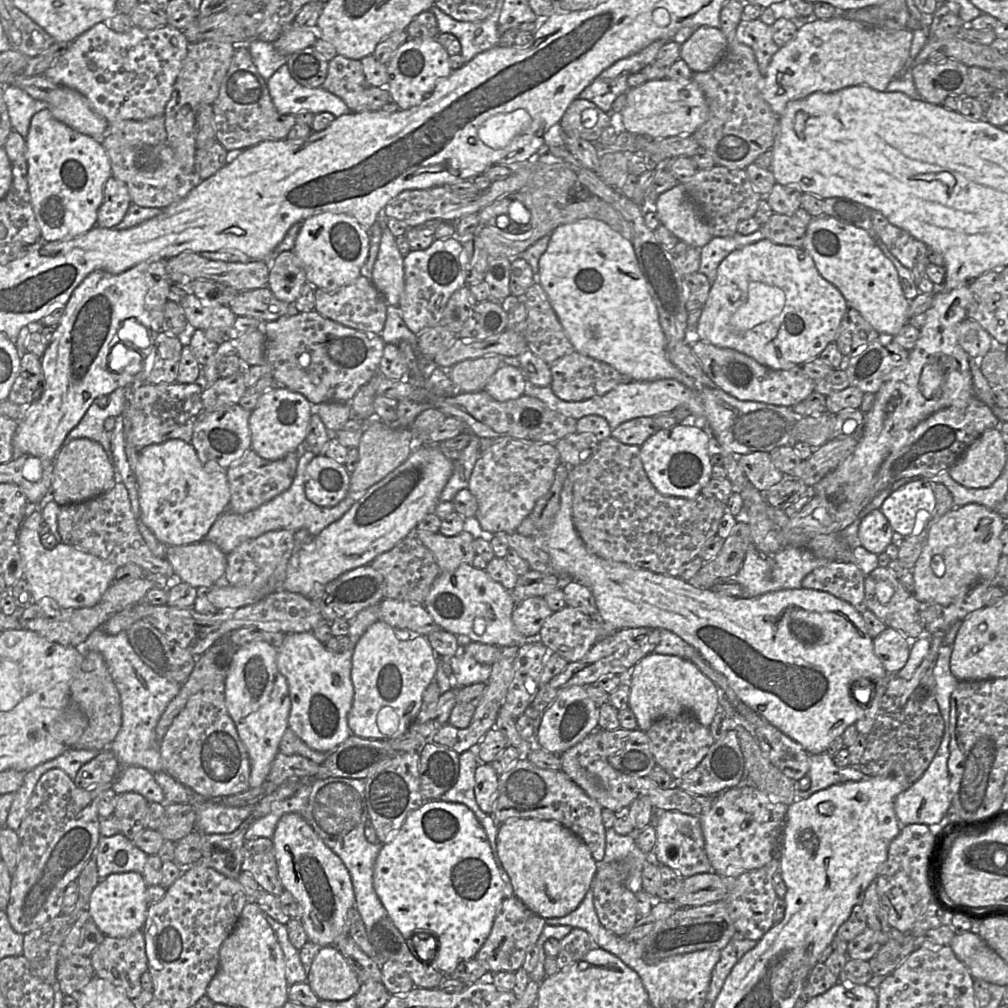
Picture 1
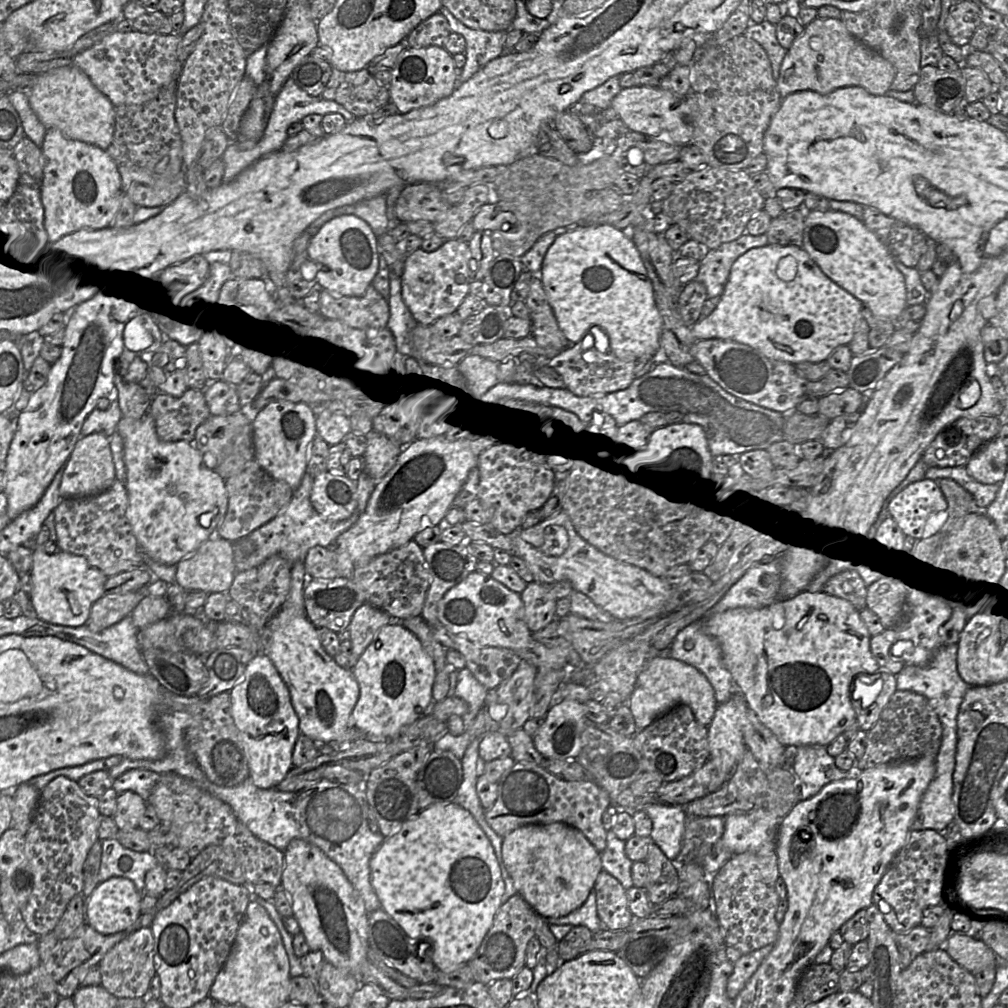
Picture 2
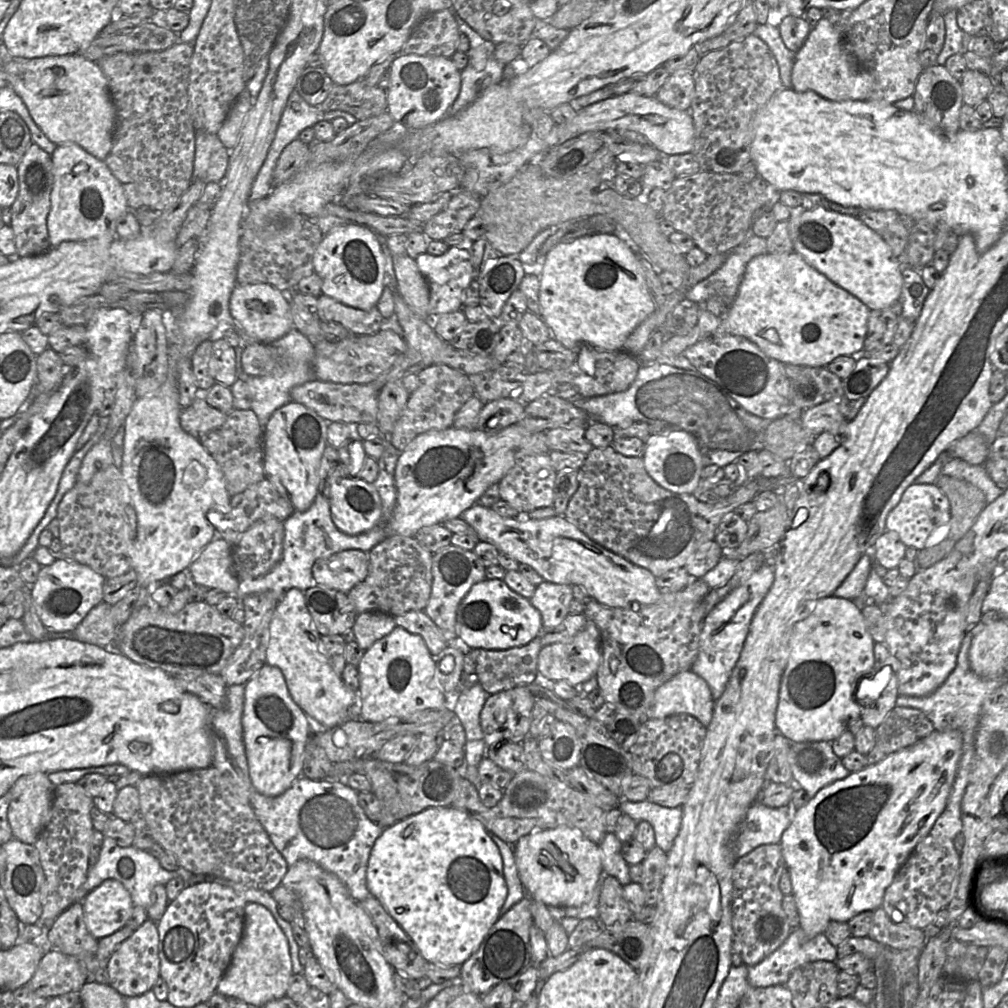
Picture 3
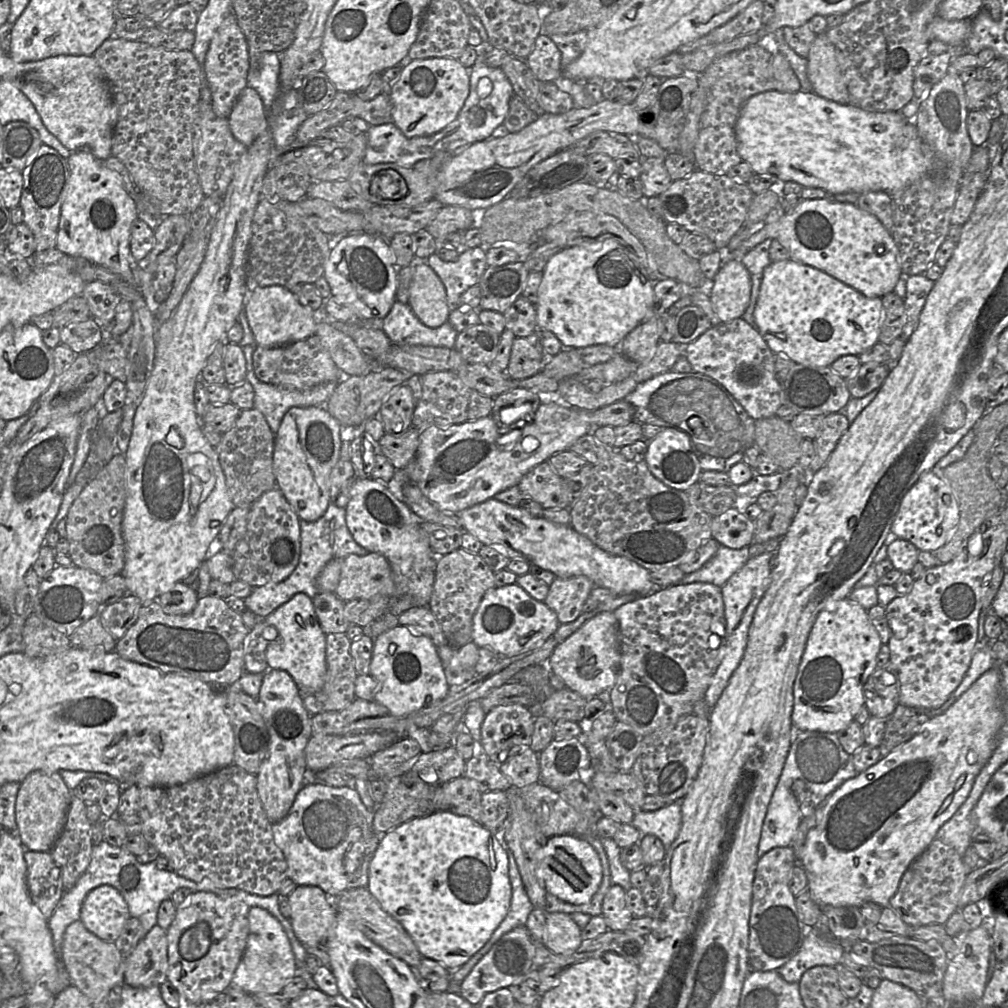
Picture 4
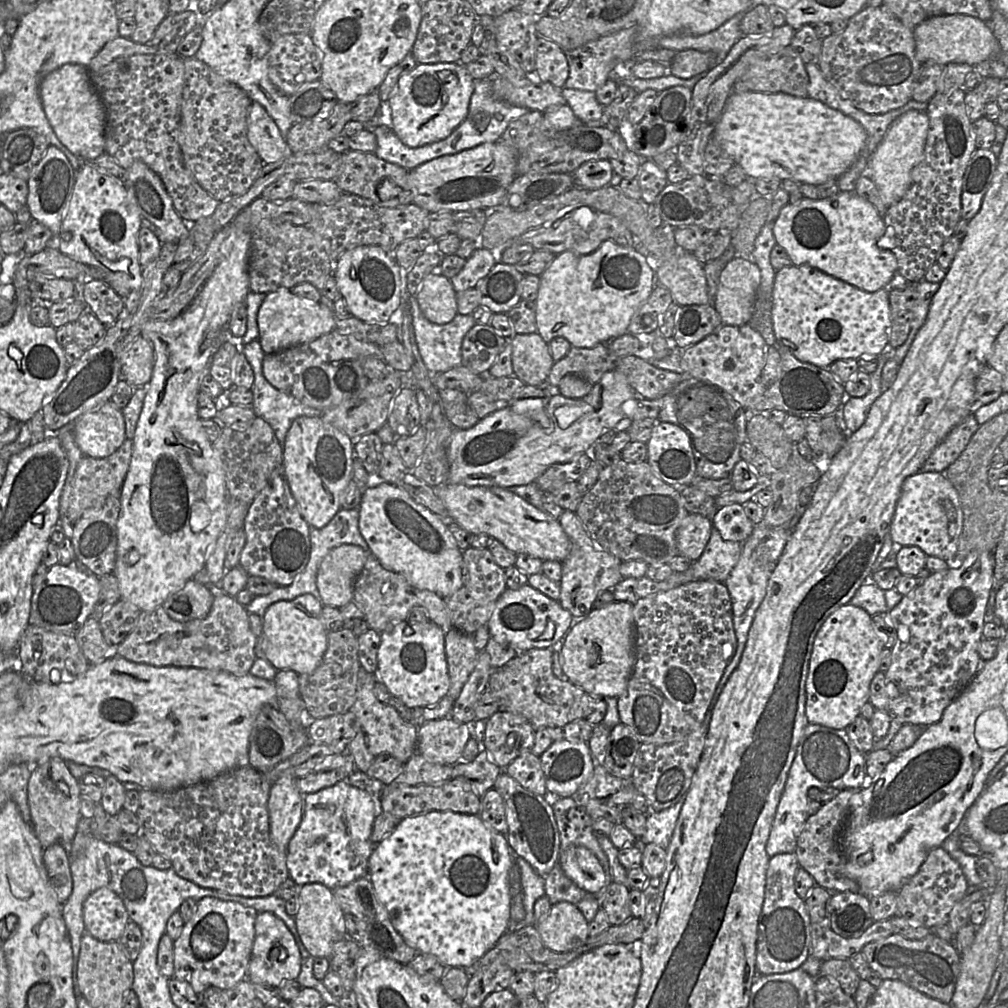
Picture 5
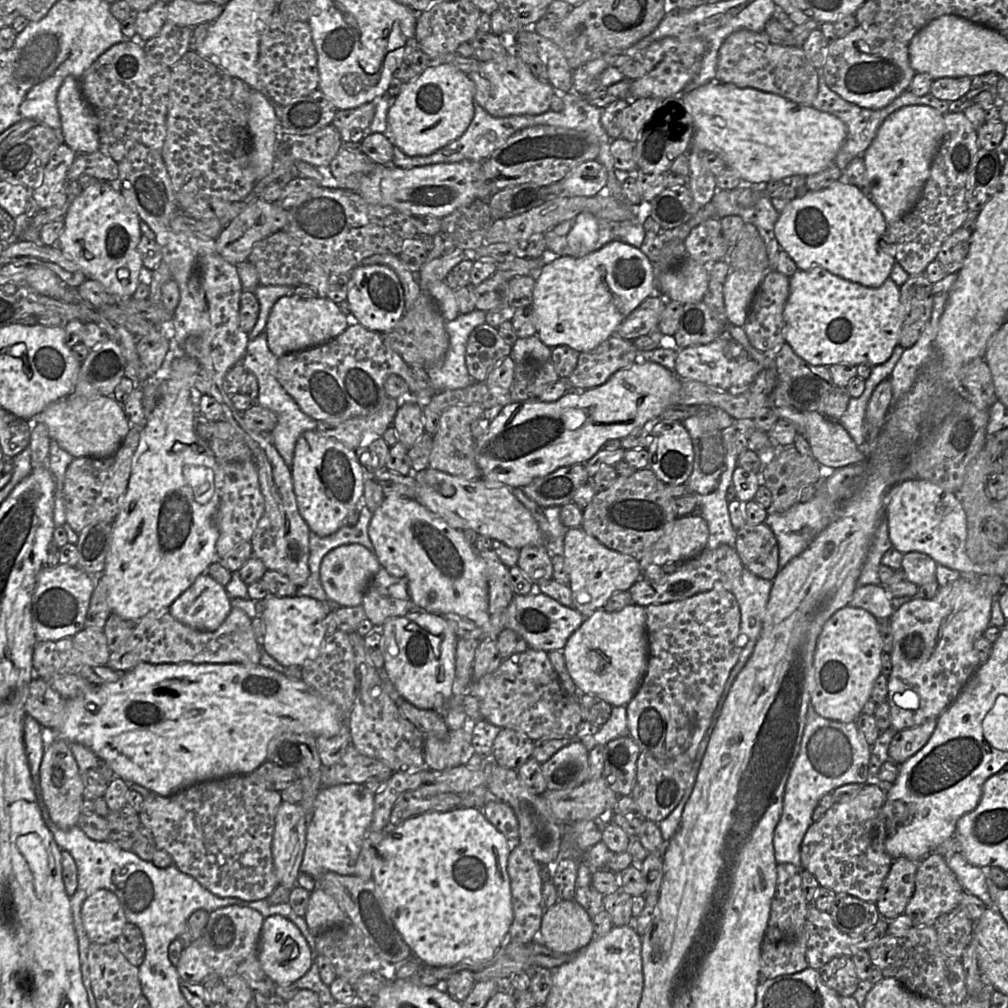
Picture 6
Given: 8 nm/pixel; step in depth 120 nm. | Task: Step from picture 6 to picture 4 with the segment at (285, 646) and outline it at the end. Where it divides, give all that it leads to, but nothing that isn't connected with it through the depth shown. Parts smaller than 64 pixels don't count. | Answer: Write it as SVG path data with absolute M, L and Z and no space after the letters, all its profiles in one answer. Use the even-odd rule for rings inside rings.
M303 593L296 594L291 600L267 616L265 622L268 626L274 628L266 631L269 645L266 650L268 669L284 670L289 673L301 694L312 694L321 690L327 673L326 635L319 624L312 599Z

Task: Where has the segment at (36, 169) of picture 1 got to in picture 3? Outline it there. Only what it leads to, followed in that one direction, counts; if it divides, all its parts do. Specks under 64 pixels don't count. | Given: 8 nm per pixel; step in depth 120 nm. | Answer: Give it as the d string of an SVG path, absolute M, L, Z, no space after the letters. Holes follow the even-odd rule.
M57 145L51 153L53 186L47 230L51 247L65 241L96 239L112 242L119 239L115 231L118 219L129 211L124 189L100 160L78 145Z

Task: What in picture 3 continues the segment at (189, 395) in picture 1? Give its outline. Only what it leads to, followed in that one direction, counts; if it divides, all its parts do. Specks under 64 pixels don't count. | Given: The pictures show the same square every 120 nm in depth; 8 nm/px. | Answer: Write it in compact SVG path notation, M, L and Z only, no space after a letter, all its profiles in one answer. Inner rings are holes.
M200 392L190 406L182 408L179 416L181 428L198 440L211 431L219 430L227 418L227 414L211 407L203 394Z

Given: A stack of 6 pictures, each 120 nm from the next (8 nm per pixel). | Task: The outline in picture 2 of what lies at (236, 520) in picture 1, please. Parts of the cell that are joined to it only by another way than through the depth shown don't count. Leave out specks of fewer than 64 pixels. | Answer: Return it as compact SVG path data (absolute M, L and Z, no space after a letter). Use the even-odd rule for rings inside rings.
M306 472L299 487L294 490L290 503L275 518L246 537L232 543L234 564L237 572L256 568L269 557L276 554L282 556L291 564L296 562L304 563L307 553L311 548L315 546L332 548L337 538L356 523L378 482L379 480L374 480L367 474L361 475L357 480L358 506L356 511L346 520L332 522L323 518L312 506L310 494L313 477L309 472Z

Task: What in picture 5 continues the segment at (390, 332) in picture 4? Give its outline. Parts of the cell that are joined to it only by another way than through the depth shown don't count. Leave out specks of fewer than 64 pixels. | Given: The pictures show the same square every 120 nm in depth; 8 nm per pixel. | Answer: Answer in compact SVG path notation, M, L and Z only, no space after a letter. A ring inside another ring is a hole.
M415 296L410 297L409 308L419 353L428 371L432 375L438 375L462 365L461 346L463 338L476 325L472 314L462 315L458 313L451 322L438 325L424 317Z

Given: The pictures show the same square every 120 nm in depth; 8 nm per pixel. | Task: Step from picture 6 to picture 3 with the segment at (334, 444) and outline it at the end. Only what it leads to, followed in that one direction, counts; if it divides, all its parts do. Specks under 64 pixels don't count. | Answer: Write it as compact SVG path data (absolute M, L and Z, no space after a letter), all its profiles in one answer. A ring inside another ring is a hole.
M296 402L278 408L264 427L263 467L266 477L296 512L305 512L319 493L319 466L327 442L328 422Z

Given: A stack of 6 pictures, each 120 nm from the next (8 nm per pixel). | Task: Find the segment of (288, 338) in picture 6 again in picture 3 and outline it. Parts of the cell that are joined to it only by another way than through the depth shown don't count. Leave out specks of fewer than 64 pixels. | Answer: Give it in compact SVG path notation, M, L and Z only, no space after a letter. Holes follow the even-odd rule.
M237 284L230 296L229 310L232 318L257 342L271 343L294 328L286 292L269 284Z

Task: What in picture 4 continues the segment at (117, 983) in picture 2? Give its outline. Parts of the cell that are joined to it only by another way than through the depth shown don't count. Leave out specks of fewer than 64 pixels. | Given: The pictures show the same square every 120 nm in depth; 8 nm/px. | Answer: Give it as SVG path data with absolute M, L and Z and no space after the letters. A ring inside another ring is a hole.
M155 925L124 958L124 985L160 986L167 981L168 942L166 930Z

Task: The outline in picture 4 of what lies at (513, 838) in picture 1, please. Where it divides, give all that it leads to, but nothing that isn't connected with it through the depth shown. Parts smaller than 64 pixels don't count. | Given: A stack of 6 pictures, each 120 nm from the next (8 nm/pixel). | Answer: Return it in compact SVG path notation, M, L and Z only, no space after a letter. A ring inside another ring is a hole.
M557 835L548 838L538 852L537 875L547 893L571 904L585 904L591 900L602 881L602 866L596 850L584 838Z

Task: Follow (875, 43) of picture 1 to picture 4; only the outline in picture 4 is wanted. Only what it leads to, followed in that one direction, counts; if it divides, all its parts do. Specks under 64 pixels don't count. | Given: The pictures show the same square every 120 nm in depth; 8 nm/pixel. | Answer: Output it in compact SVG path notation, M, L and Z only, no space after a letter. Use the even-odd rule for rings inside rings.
M826 32L816 36L807 61L807 76L813 92L830 101L849 104L850 96L836 59L835 48Z

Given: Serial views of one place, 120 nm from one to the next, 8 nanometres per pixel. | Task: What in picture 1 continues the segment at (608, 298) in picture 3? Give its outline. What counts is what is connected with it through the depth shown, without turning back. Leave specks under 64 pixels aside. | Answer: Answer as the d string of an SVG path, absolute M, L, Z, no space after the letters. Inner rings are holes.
M585 218L558 226L551 233L547 249L539 259L538 273L539 283L575 351L611 365L621 375L627 375L634 381L668 378L692 390L702 390L703 385L699 381L686 375L668 359L659 313L639 268L632 242L607 223Z

